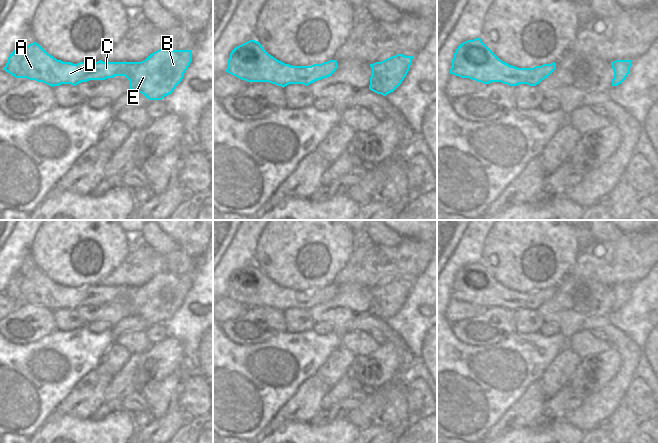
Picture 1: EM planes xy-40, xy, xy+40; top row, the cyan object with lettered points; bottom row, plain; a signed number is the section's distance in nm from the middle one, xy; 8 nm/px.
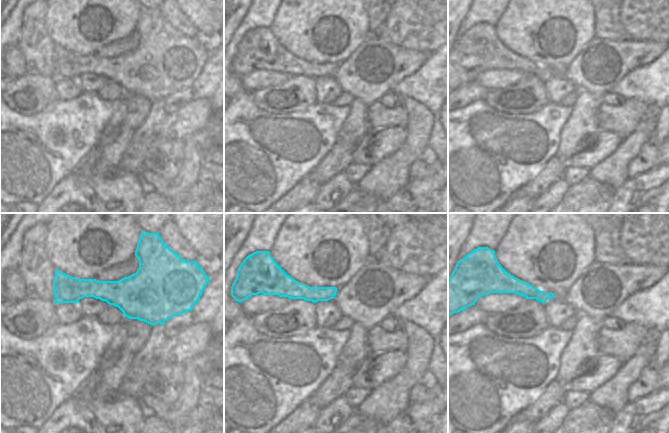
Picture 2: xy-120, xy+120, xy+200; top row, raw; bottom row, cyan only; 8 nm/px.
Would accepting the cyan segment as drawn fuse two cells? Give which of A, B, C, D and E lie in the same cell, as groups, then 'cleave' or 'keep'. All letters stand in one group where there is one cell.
A B C D E; keep

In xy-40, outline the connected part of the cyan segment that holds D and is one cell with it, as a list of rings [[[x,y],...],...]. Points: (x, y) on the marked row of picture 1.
[[[33,42],[25,48],[17,48],[8,57],[4,70],[15,78],[27,78],[49,86],[71,84],[76,86],[89,80],[105,80],[125,76],[130,81],[132,92],[139,92],[149,100],[162,100],[180,84],[192,61],[192,50],[161,48],[141,62],[63,62],[51,56],[42,46]]]

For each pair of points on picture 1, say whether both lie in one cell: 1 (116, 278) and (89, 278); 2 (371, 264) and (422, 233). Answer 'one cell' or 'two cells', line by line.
1: two cells
2: two cells

